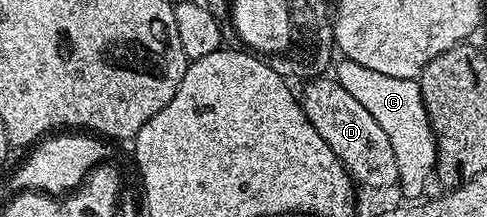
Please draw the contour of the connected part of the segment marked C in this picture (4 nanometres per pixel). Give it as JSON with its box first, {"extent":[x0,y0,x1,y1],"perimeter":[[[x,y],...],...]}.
{"extent":[336,60,437,200],"perimeter":[[[345,60],[339,61],[336,80],[376,119],[376,124],[384,128],[388,140],[392,144],[392,152],[396,152],[398,165],[398,181],[403,199],[418,200],[426,190],[426,181],[435,177],[437,164],[437,140],[430,118],[425,110],[419,83],[412,78],[384,76],[384,72],[376,72],[373,68],[364,68],[364,64],[356,64]]]}

